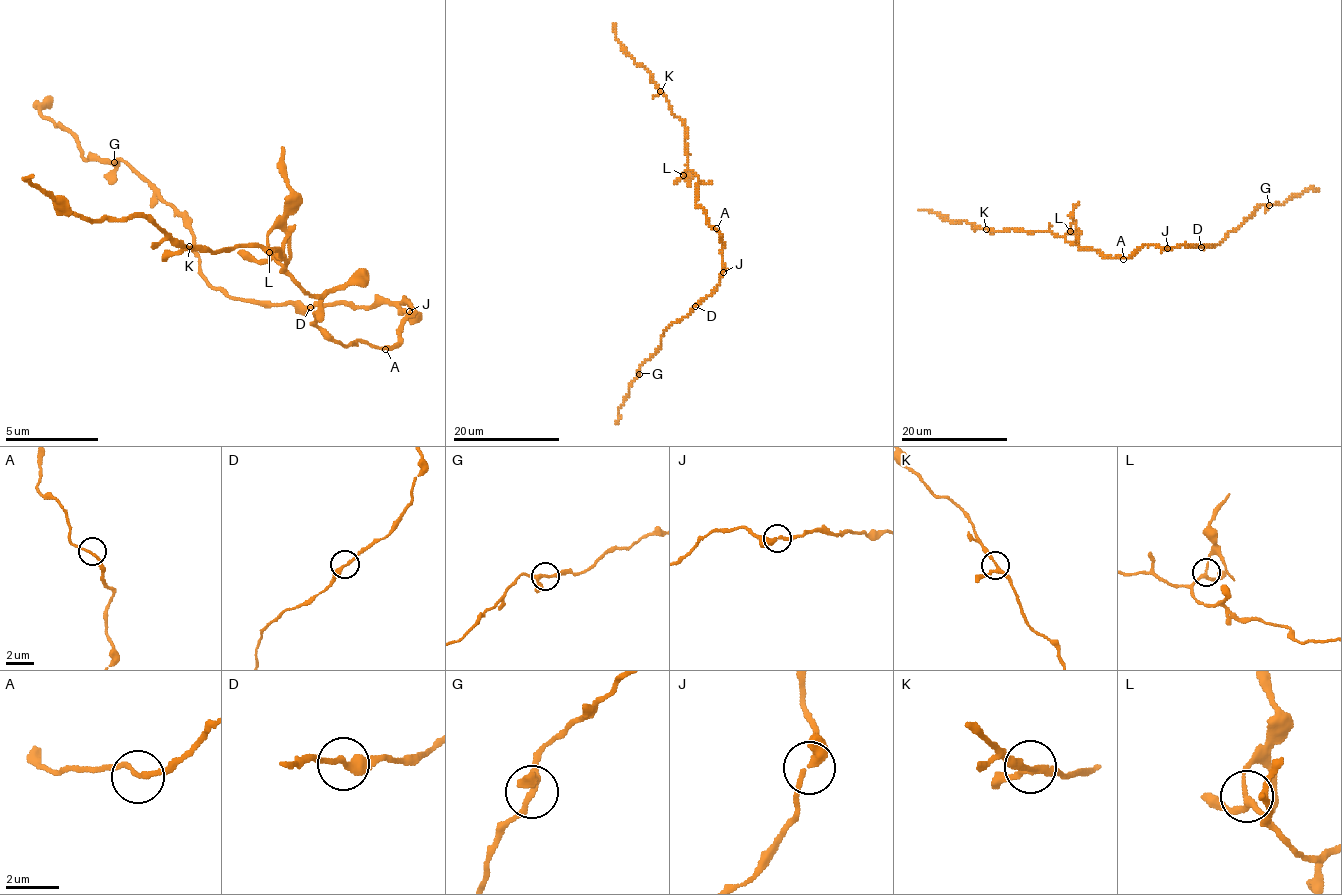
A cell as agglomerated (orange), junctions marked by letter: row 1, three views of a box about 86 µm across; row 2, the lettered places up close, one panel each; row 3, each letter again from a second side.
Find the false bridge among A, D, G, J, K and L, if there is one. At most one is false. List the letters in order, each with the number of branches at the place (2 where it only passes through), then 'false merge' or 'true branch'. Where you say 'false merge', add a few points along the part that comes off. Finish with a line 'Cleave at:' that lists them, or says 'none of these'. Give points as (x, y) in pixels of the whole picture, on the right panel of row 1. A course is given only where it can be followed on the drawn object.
A: 2 | true branch
D: 2 | true branch
G: 3 | true branch
J: 2 | true branch
K: 3 | true branch
L: 3 | false merge | (1070, 231), (1071, 212), (1079, 201)
Cleave at: L

